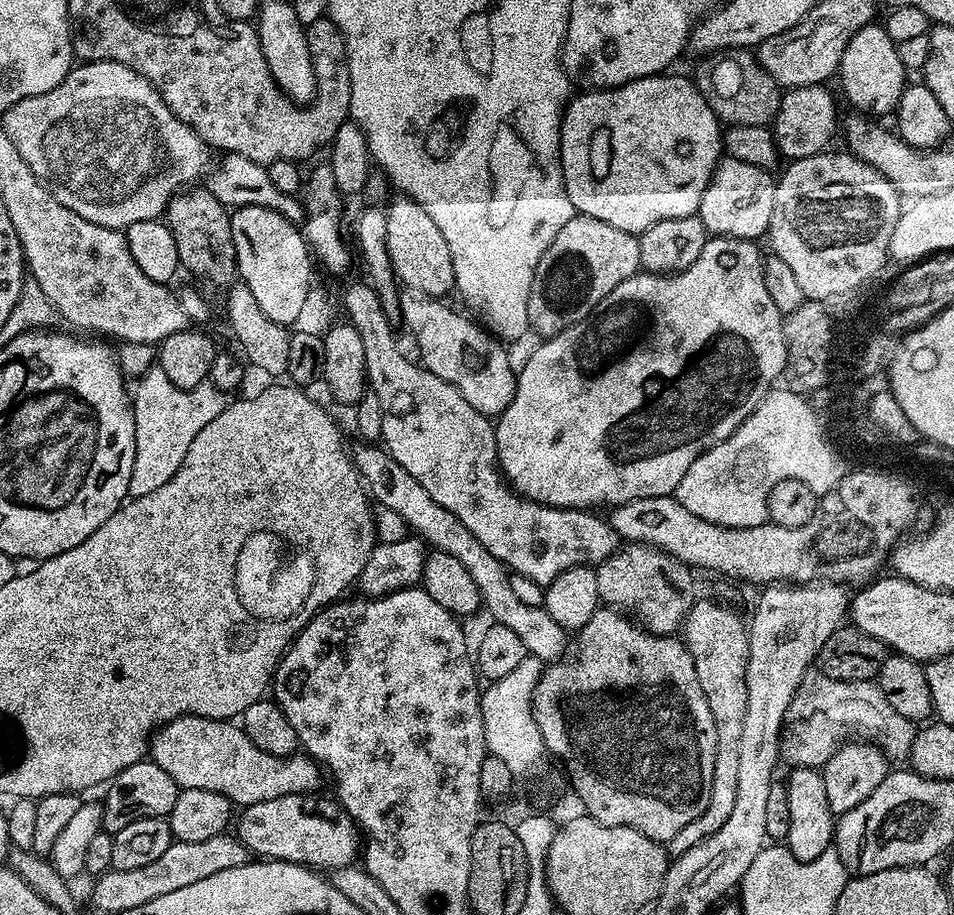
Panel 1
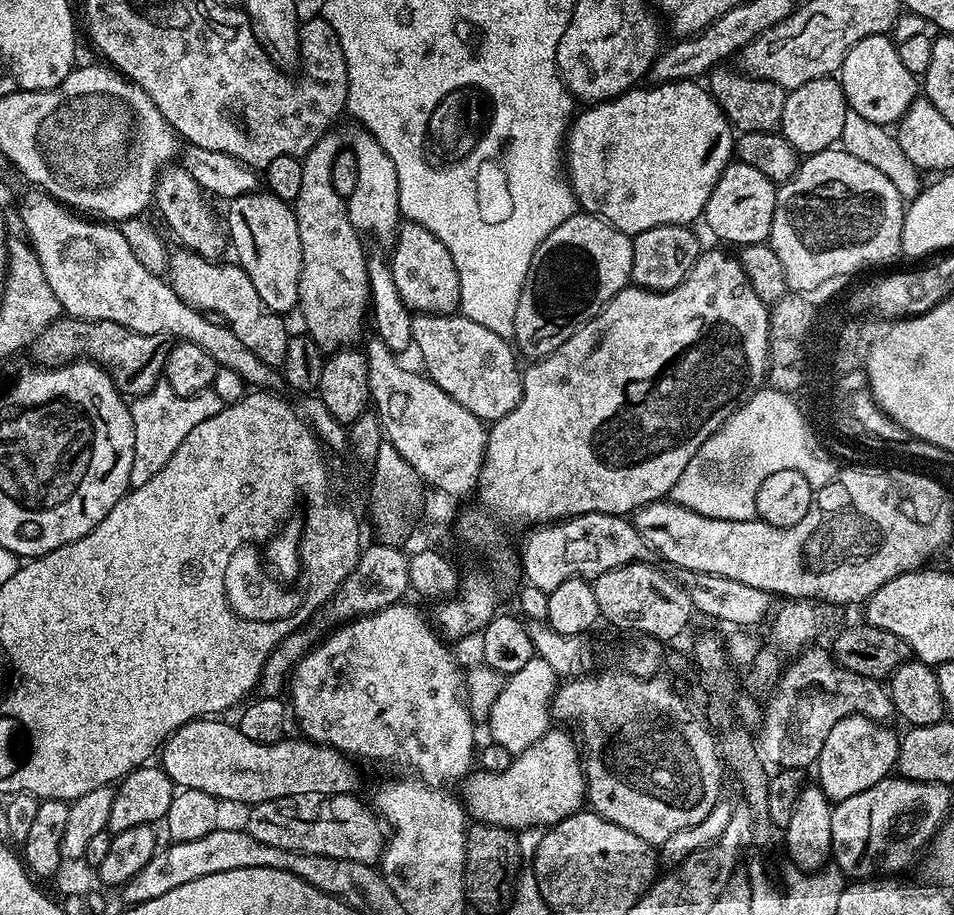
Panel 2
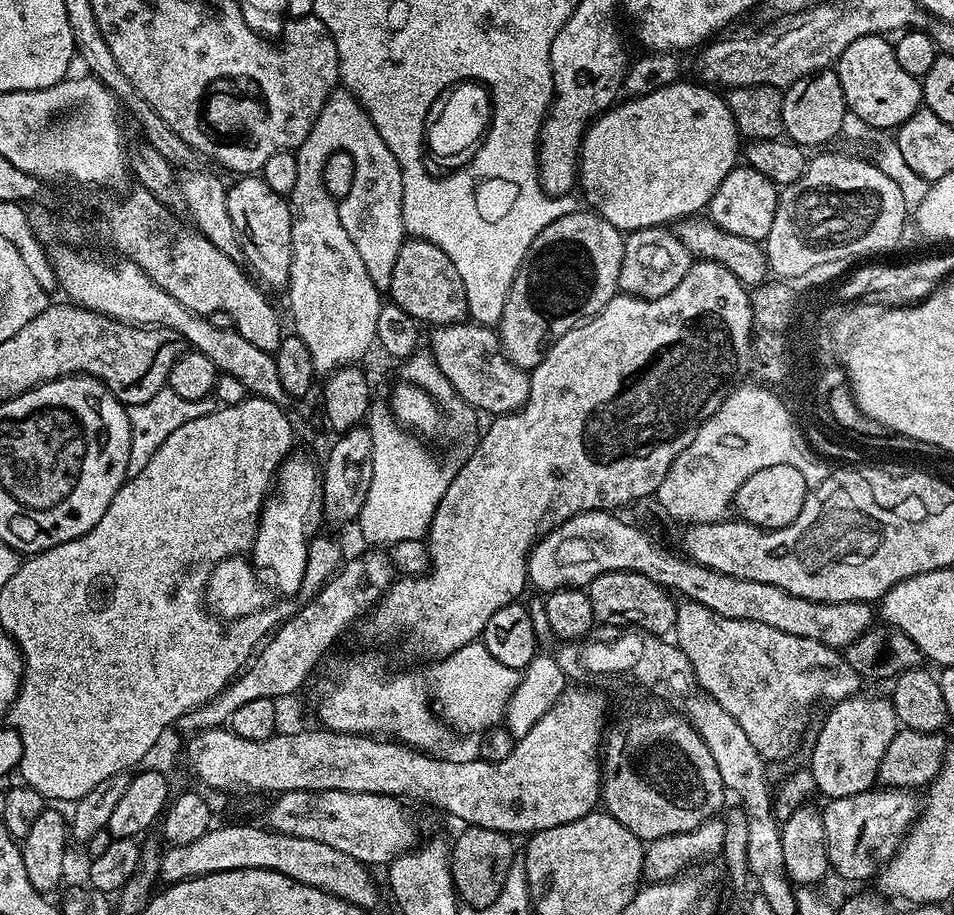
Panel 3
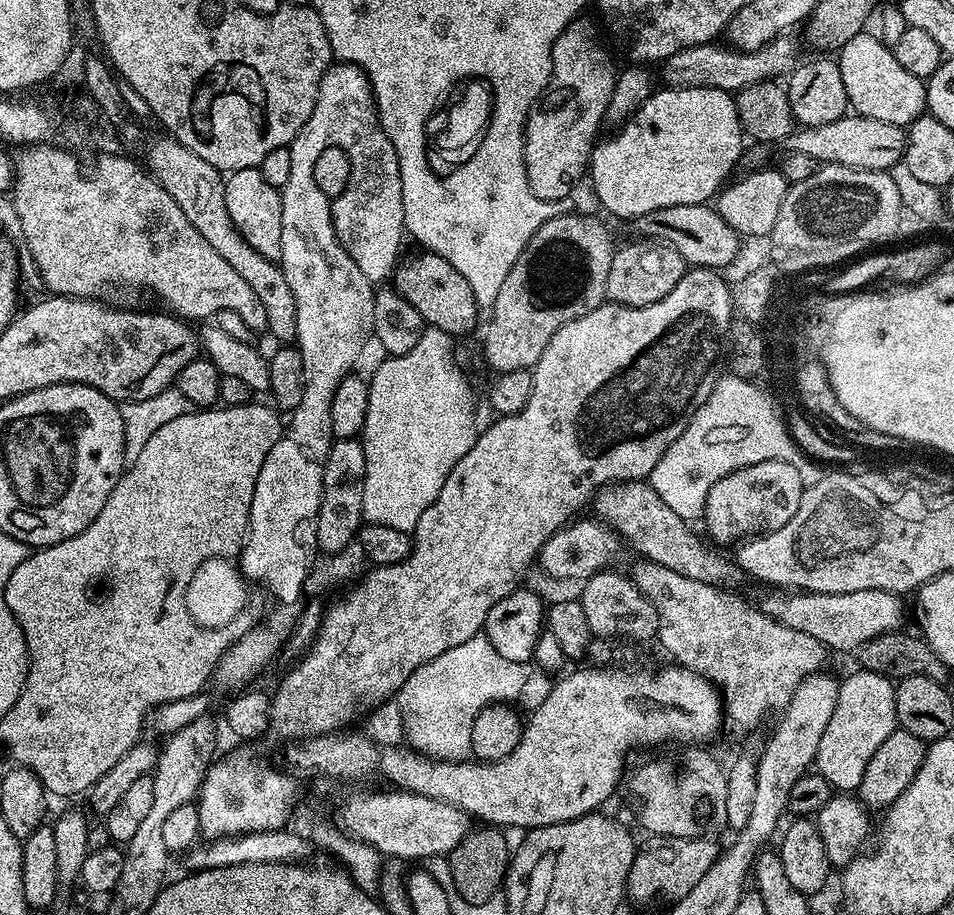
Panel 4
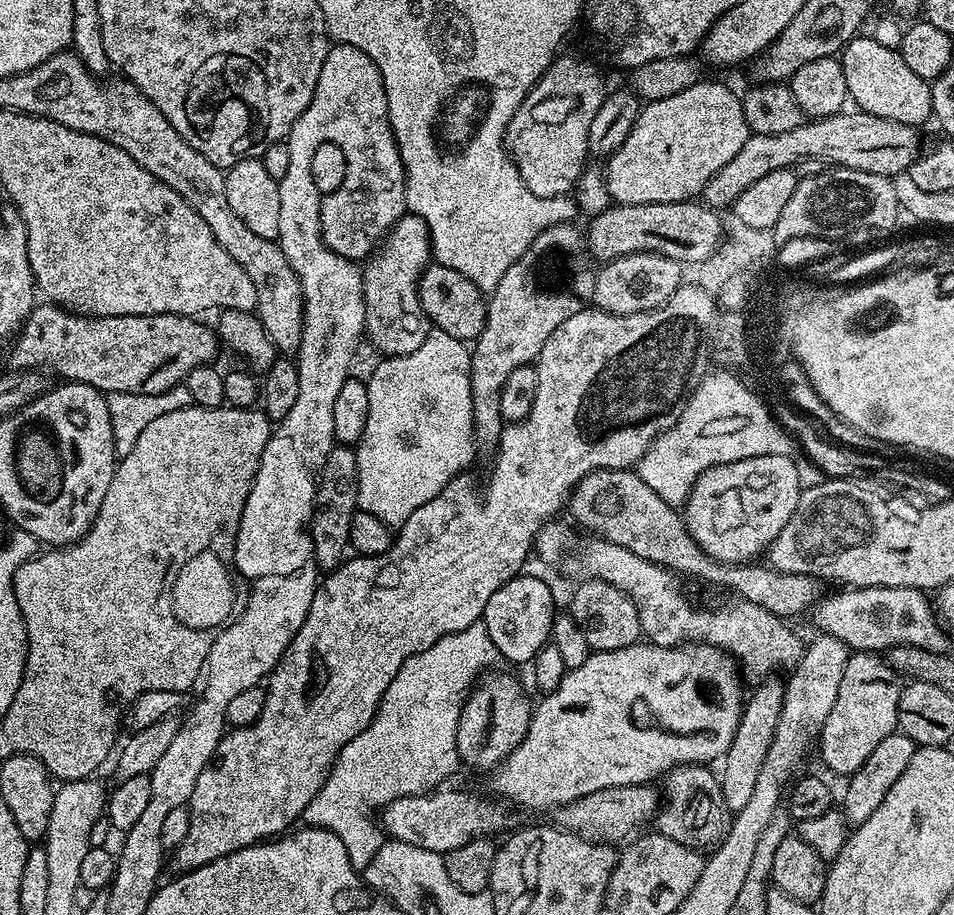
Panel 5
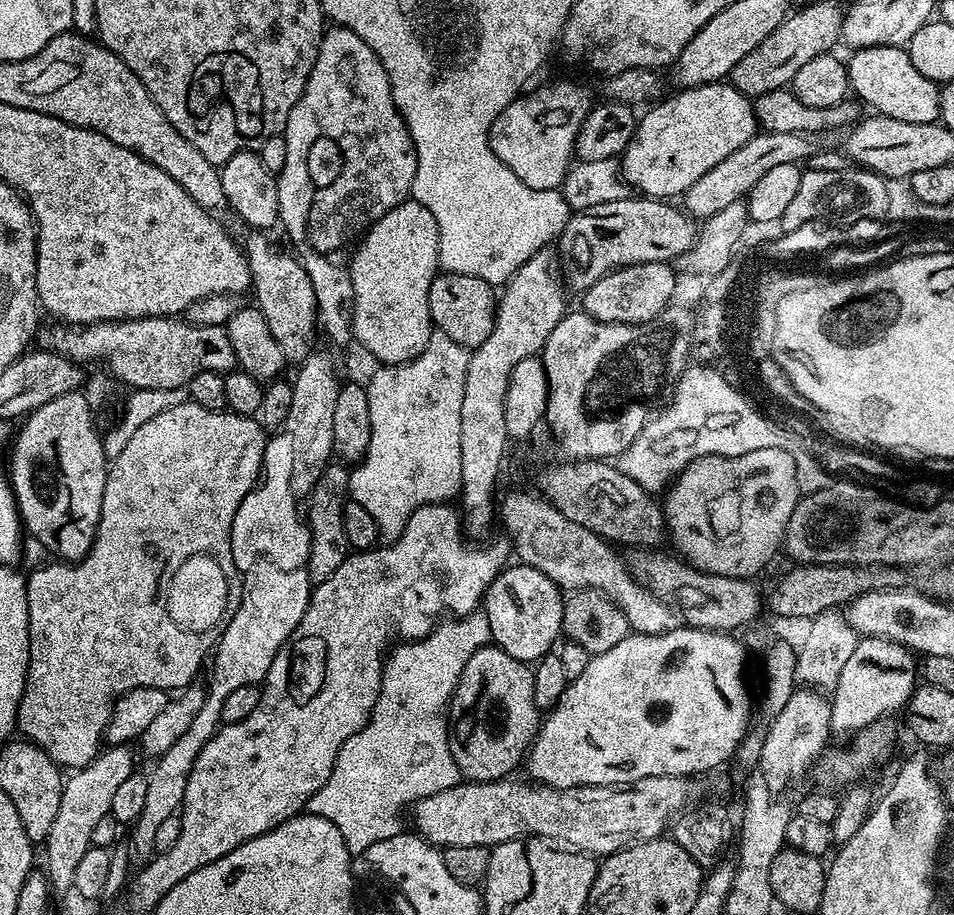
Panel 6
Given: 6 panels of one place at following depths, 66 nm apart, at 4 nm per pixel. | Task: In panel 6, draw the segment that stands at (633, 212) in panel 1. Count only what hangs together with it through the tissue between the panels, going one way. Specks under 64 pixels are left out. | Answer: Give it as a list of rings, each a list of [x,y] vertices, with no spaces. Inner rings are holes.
[[[731,83],[703,84],[697,88],[677,91],[677,96],[661,99],[647,109],[645,116],[639,117],[636,133],[622,157],[622,176],[637,193],[645,197],[676,198],[683,197],[702,174],[714,170],[722,158],[730,158],[738,146],[746,143],[751,136],[756,135],[756,109],[753,101],[743,96]]]

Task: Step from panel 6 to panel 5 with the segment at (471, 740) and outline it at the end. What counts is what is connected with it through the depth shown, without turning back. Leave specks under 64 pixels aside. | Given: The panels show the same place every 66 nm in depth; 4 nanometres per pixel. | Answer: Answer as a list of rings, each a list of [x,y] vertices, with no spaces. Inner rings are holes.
[[[491,676],[483,681],[484,685],[481,683],[467,697],[464,713],[460,716],[460,758],[467,767],[469,764],[472,768],[499,768],[508,759],[508,755],[519,746],[522,738],[526,738],[532,721],[534,704],[533,701],[528,701],[523,686],[508,676]]]

